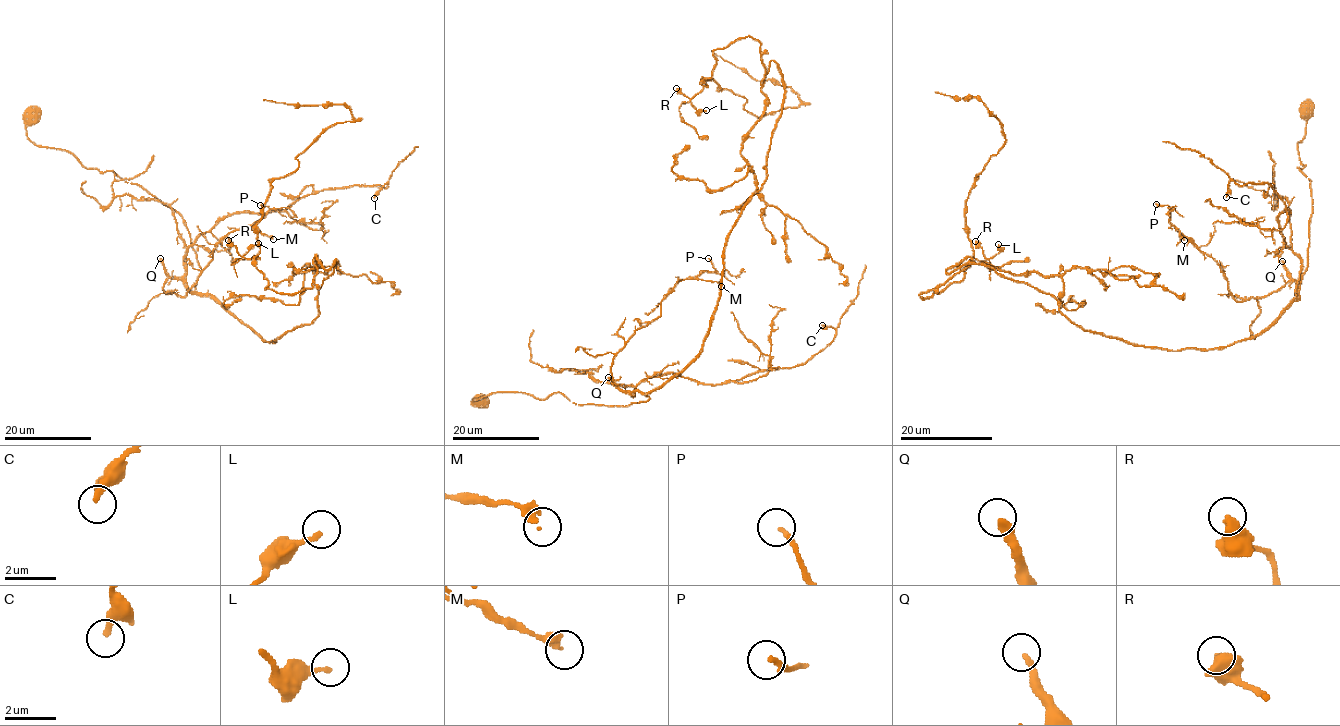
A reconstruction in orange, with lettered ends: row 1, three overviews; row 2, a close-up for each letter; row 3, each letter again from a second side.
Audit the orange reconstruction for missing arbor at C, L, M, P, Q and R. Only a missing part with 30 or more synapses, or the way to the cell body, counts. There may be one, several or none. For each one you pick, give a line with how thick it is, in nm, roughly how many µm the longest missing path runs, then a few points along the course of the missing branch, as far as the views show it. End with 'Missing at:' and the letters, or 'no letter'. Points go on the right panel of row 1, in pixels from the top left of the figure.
Q: 280 nm thick; about 110 µm are missing; missing branch runs (1282, 261), (1235, 264), (1182, 291), (1136, 299), (1114, 317), (1070, 280), (977, 279), (939, 256)
Missing at: Q

